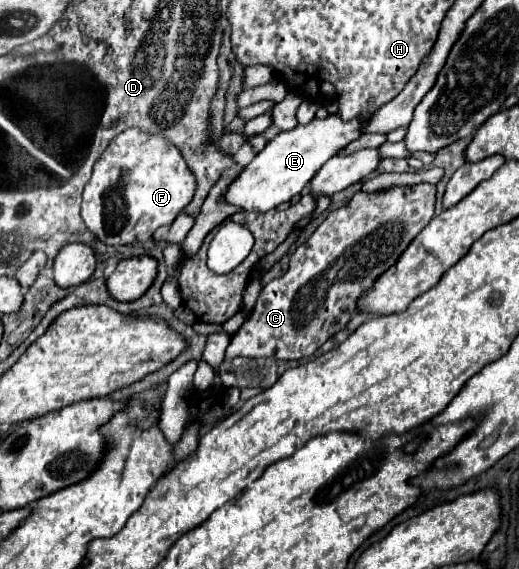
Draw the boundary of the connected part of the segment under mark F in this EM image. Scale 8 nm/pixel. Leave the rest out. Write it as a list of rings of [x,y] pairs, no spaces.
[[[127,128],[111,140],[103,156],[95,162],[83,192],[81,218],[103,244],[147,242],[159,226],[171,224],[191,202],[195,186],[195,176],[169,140]]]

